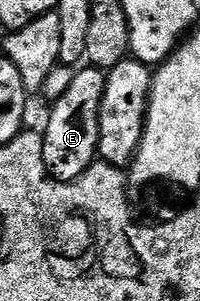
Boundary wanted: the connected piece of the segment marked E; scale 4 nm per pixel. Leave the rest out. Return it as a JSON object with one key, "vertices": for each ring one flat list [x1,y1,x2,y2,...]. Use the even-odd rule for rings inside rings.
{"vertices":[[79,68,68,91,50,106,50,118,42,133,44,167,58,181,75,181,84,176,98,157,100,139,100,103,104,99,107,70]]}

